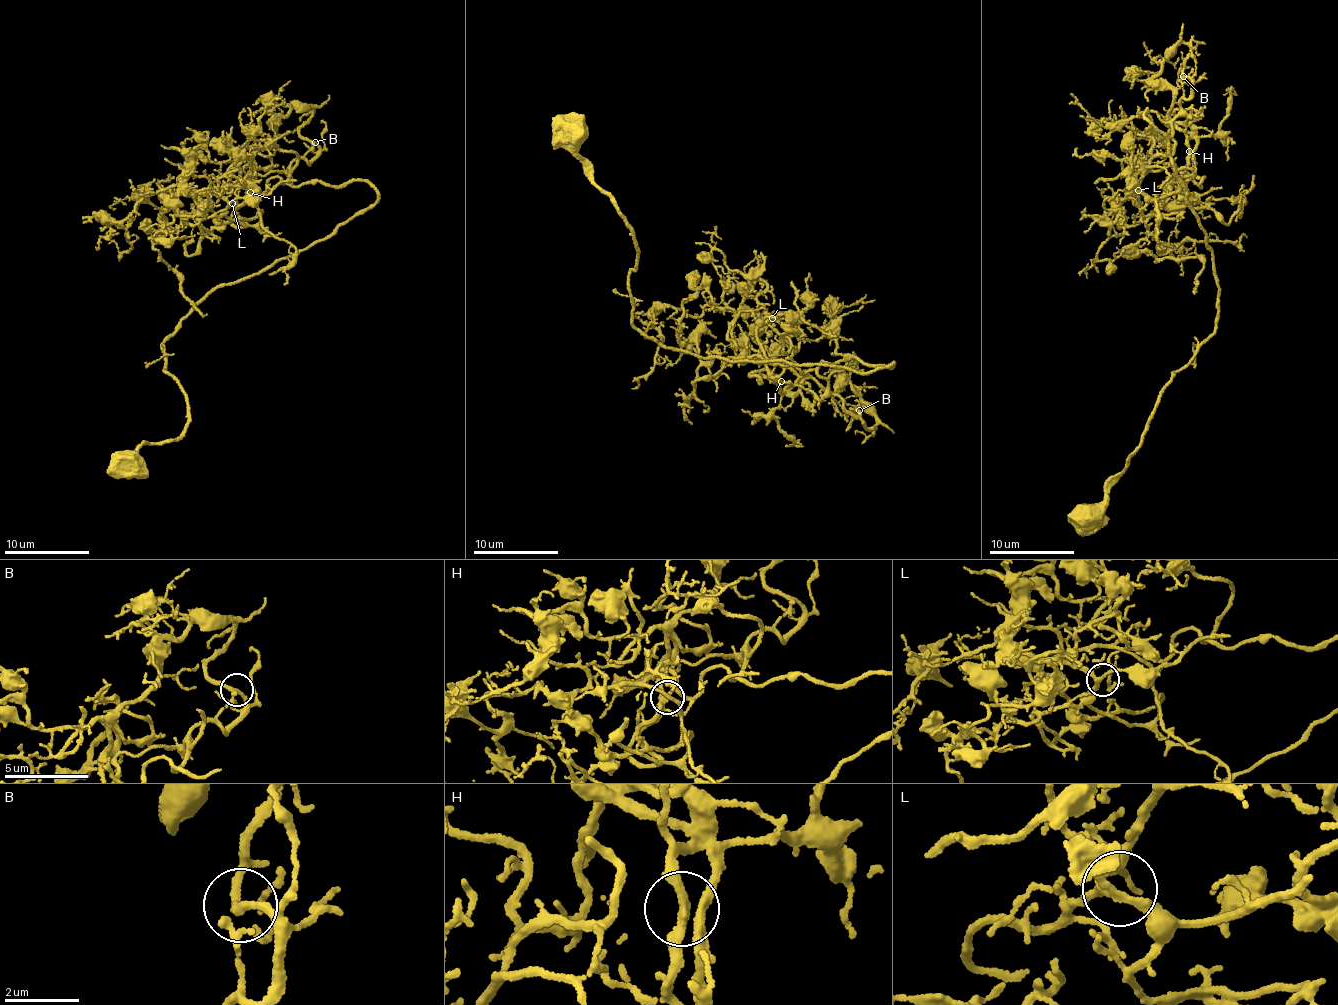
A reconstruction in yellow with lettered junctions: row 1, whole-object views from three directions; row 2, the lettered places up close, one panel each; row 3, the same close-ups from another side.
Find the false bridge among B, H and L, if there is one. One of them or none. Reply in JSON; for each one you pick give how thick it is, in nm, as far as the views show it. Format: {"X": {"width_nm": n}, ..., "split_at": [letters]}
{"split_at": []}

